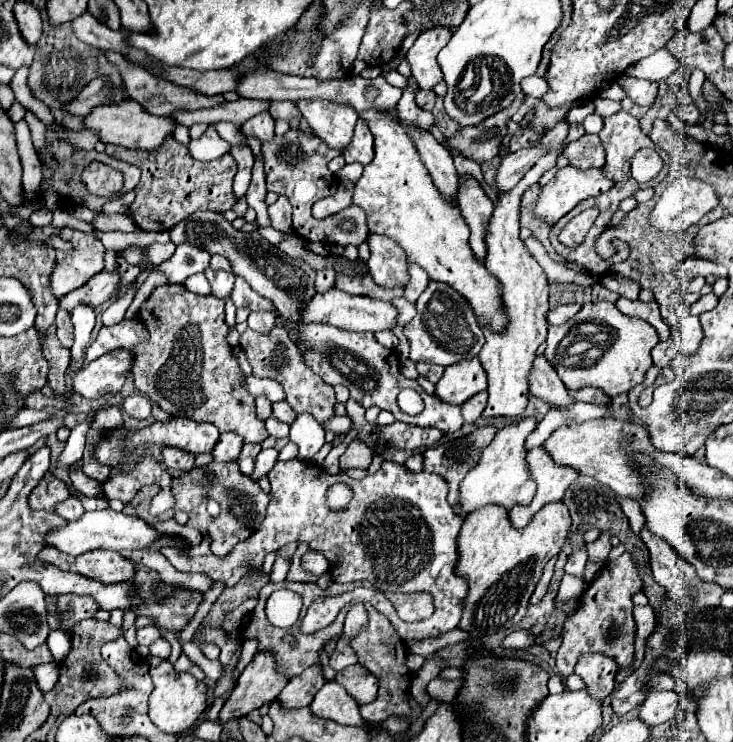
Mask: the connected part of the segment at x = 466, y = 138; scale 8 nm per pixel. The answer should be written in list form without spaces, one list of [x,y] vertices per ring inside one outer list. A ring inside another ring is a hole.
[[[520,93],[512,101],[510,107],[488,117],[484,123],[470,127],[470,129],[464,127],[452,141],[448,141],[450,147],[454,151],[460,151],[468,159],[478,161],[478,163],[480,161],[492,161],[492,157],[498,155],[502,139],[506,135],[506,123],[516,113],[516,109],[520,107],[522,101],[524,101],[524,93]]]

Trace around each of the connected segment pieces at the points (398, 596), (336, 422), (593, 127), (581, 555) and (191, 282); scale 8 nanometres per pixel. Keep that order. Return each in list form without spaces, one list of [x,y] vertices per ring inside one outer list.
[[[384,593],[392,605],[396,607],[400,619],[404,621],[422,621],[434,613],[432,595],[428,593],[416,593],[416,595],[402,595],[402,593]]]
[[[342,415],[342,417],[334,417],[334,419],[326,421],[326,423],[322,423],[322,427],[324,427],[326,431],[332,431],[332,433],[340,435],[340,433],[346,433],[346,431],[350,429],[350,419],[348,419],[346,415]]]
[[[592,113],[592,115],[588,115],[588,117],[582,121],[582,125],[584,125],[586,133],[598,133],[600,127],[604,125],[604,119],[602,119],[598,113]]]
[[[578,547],[578,549],[574,549],[574,553],[572,553],[572,555],[568,557],[568,561],[566,561],[564,571],[570,573],[570,575],[578,575],[578,577],[582,577],[582,573],[584,573],[584,565],[586,565],[586,559],[588,559],[586,547]]]
[[[196,273],[192,277],[186,279],[186,289],[190,289],[192,293],[200,293],[200,295],[212,295],[212,289],[210,289],[210,283],[206,281],[206,277],[202,273]]]

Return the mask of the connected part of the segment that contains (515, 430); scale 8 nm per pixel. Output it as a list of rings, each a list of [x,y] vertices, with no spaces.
[[[526,417],[496,433],[496,439],[492,439],[492,443],[484,449],[476,467],[460,483],[458,503],[462,515],[470,515],[472,511],[486,505],[498,505],[504,509],[512,509],[514,505],[530,505],[536,493],[536,485],[528,483],[528,473],[524,471],[524,455],[526,455],[524,439],[526,435],[532,433],[534,427],[536,427],[536,419]]]

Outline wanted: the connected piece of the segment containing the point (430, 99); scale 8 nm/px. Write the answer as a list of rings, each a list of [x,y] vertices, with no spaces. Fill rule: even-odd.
[[[420,89],[420,91],[416,93],[416,105],[418,105],[420,109],[424,109],[424,111],[432,111],[434,101],[436,101],[436,95],[434,95],[432,91]]]

